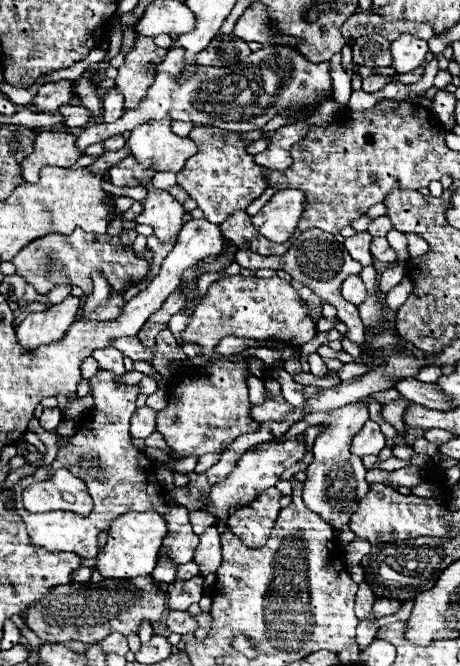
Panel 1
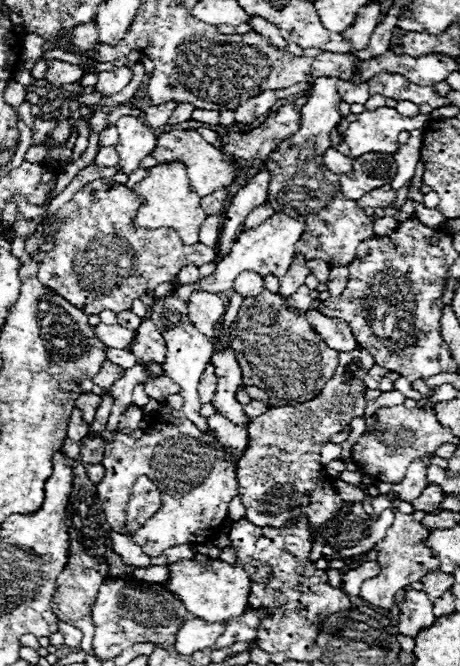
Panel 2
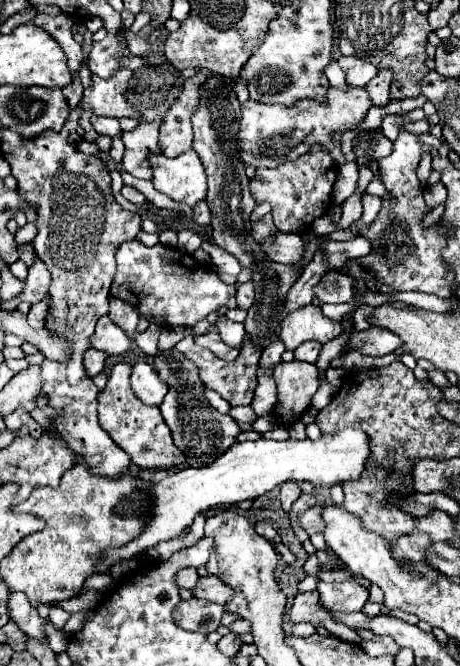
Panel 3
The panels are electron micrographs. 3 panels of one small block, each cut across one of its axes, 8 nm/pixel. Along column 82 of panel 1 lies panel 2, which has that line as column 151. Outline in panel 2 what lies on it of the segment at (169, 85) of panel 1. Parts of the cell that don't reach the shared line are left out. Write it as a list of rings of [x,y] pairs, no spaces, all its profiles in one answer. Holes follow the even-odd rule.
[[[122,116],[116,122],[116,128],[120,132],[116,150],[120,156],[120,164],[124,166],[122,172],[130,174],[136,170],[138,162],[154,150],[158,136],[136,116]]]

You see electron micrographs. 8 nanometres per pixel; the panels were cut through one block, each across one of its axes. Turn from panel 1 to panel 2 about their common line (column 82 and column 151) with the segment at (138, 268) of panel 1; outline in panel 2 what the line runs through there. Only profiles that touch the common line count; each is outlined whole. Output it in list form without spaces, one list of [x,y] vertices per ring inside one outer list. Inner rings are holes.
[[[96,180],[76,192],[74,198],[54,214],[54,250],[34,254],[40,282],[92,316],[102,310],[130,310],[136,298],[146,296],[148,290],[156,290],[162,282],[174,280],[186,264],[202,266],[216,262],[214,248],[200,242],[188,246],[180,242],[176,230],[136,228],[134,218],[142,204],[144,198],[128,186],[110,180]]]

